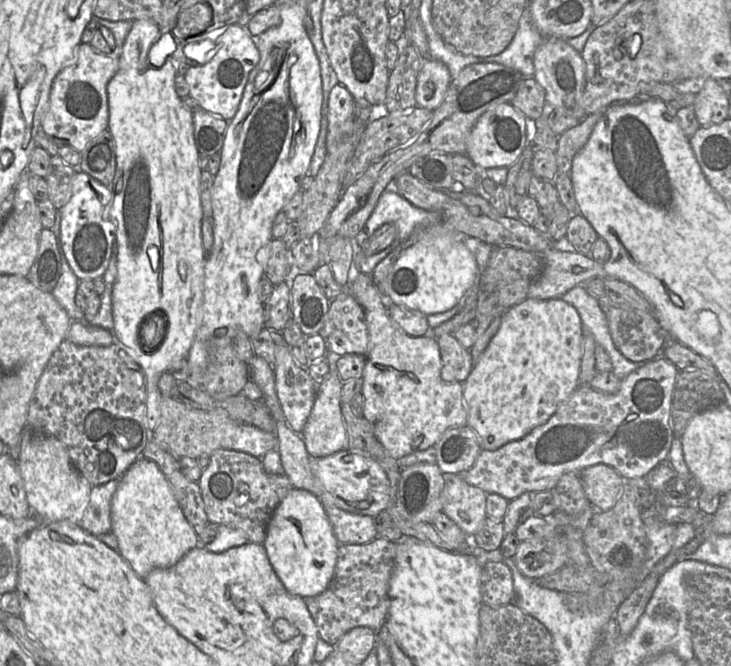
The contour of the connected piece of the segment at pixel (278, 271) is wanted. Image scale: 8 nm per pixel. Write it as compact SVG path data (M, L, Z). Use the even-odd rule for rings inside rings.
M282 238L273 239L259 249L256 256L264 269L264 278L274 286L290 281L296 272L292 266L291 250L285 246Z

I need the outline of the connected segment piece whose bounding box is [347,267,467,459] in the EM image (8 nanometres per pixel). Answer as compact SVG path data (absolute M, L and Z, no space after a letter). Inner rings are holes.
M357 271L352 273L349 294L362 306L369 332L366 364L363 370L362 394L364 417L372 425L374 434L389 454L399 459L414 452L433 447L443 433L451 428L467 426L467 410L463 400L463 383L446 382L441 378L442 361L435 337L411 337L396 324L386 309L381 293L372 275Z

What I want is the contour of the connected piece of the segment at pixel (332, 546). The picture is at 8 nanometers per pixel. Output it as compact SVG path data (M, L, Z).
M297 488L289 491L272 514L262 544L272 568L289 593L316 597L329 585L340 544L322 501L312 492Z

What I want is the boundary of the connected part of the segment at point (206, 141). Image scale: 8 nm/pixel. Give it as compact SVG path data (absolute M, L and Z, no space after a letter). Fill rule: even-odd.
M203 109L193 111L194 139L200 155L219 153L228 121Z

